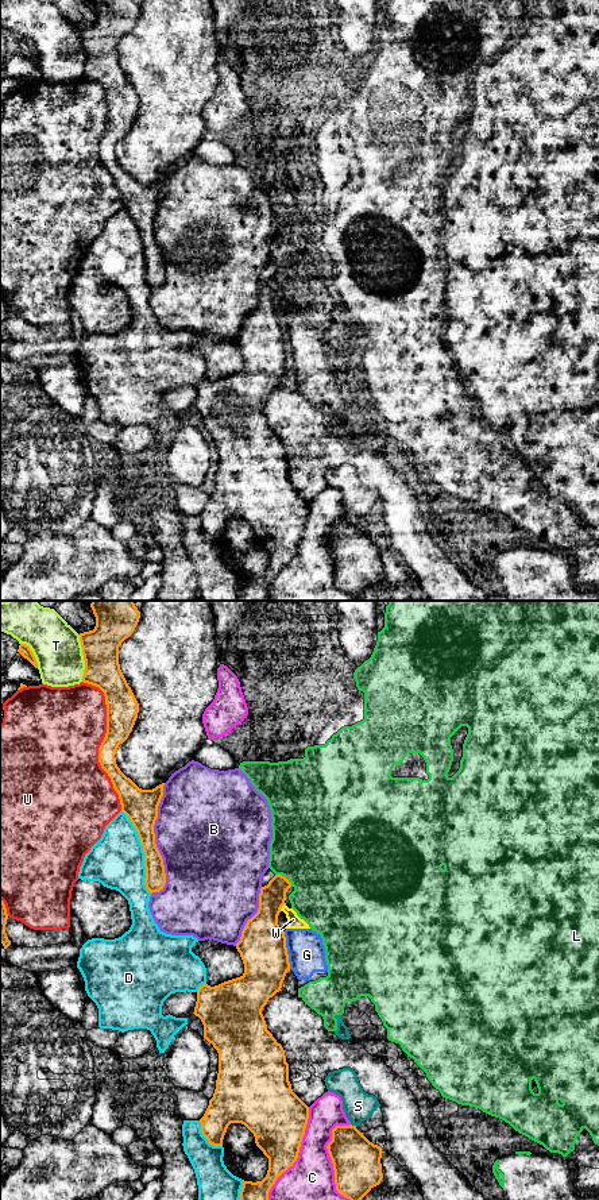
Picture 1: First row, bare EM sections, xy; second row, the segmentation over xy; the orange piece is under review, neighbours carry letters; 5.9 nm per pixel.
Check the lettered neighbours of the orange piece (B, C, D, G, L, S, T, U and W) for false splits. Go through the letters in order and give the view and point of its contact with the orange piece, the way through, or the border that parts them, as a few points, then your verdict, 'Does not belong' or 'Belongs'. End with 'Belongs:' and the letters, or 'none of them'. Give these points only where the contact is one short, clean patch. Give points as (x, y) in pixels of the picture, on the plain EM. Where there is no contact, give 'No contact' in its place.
B: Touches orange at xy (154, 236). Does not belong
C: Touches orange at xy (297, 551). Does not belong
D: Touches orange at xy (143, 246). Does not belong
G: Touches orange at xy (286, 346). Boundary: xy (283, 327), (290, 363). Does not belong
L: Touches orange at xy (285, 273). Does not belong
S: Touches orange at xy (354, 521). Does not belong
T: Touches orange at xy (84, 53). Does not belong
U: Touches orange at xy (103, 137). Does not belong
W: Touches orange at xy (281, 303). Boundary: xy (285, 298), (279, 305). Does not belong
Belongs: none of them

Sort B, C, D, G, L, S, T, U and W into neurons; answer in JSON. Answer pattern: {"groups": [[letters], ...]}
{"groups": [["B"], ["C", "T"], ["D"], ["G", "S", "W"], ["L"], ["U"]]}

